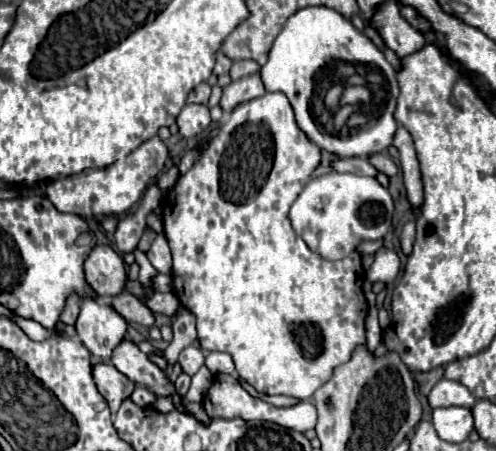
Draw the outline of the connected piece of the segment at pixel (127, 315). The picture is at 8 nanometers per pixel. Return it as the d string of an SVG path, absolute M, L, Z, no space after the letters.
M126 290L120 292L118 296L114 296L110 300L110 304L126 322L138 322L138 324L144 324L144 326L154 324L152 312L144 304L140 304L132 294L128 294Z

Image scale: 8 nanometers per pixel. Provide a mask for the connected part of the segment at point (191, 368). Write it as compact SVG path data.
M188 346L188 348L184 348L184 352L180 352L178 362L186 374L194 376L198 372L198 368L204 364L204 354L198 346Z

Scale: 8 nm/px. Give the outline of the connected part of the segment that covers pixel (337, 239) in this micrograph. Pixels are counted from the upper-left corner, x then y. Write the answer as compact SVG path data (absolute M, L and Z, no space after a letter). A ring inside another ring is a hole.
M330 172L308 182L290 208L290 222L312 252L324 260L342 260L360 242L384 238L392 224L392 212L392 196L376 178Z

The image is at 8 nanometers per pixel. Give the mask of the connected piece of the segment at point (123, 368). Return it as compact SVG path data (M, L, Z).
M124 340L124 344L120 344L120 348L116 348L116 352L112 356L112 364L122 374L126 374L132 382L146 386L146 390L150 390L156 398L172 398L174 408L180 412L186 412L182 398L178 396L174 384L166 376L166 372L160 370L146 354L142 354L138 350L138 346L134 346L130 340Z

